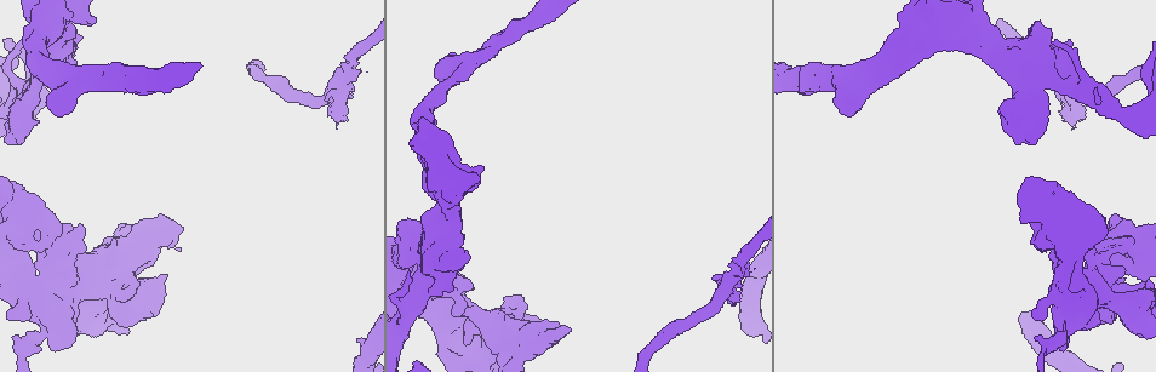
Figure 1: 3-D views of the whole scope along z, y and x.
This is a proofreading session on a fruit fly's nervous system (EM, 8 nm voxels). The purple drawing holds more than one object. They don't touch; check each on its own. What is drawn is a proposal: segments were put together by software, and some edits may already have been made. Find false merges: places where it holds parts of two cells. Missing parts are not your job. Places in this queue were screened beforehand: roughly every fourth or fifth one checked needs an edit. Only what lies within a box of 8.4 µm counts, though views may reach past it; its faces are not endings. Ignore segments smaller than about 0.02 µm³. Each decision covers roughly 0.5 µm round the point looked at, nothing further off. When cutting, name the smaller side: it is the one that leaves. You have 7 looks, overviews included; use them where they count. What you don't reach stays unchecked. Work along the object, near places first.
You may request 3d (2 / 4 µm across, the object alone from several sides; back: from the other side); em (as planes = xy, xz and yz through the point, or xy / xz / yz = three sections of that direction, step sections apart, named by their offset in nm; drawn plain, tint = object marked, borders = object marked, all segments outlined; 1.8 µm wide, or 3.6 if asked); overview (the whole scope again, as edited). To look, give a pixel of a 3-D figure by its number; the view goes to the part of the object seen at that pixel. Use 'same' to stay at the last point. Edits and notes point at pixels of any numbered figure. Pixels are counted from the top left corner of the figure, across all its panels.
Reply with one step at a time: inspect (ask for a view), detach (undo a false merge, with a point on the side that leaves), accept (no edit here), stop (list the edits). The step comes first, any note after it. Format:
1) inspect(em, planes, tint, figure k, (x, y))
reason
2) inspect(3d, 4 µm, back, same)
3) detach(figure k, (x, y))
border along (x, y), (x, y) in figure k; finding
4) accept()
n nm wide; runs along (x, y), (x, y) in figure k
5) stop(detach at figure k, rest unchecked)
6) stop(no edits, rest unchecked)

inspect(3d, 4 µm, figure 1, (431, 263))
closes a loop

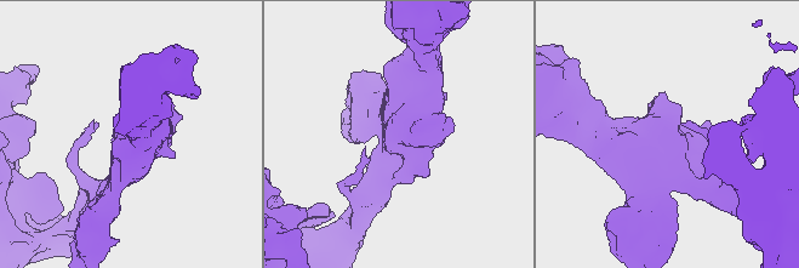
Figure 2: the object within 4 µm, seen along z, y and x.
inspect(em, 3.6 µm, planes, tint, figure 2, (402, 135))
need the tissue

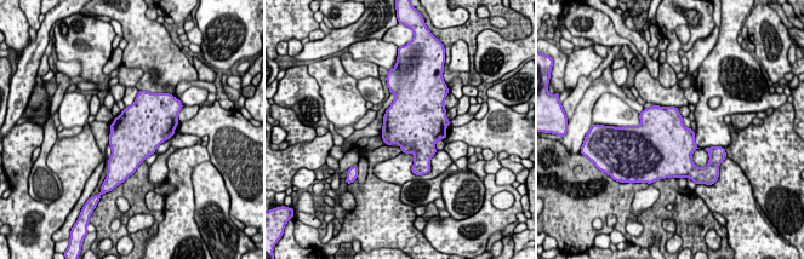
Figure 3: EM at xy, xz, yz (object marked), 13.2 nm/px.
accept()
650 nm wide; continuous, no second cell

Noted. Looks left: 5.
inspect(em, 3.6 µm, yz, step 8, borders, figure 1, (72, 20))
calibre changes

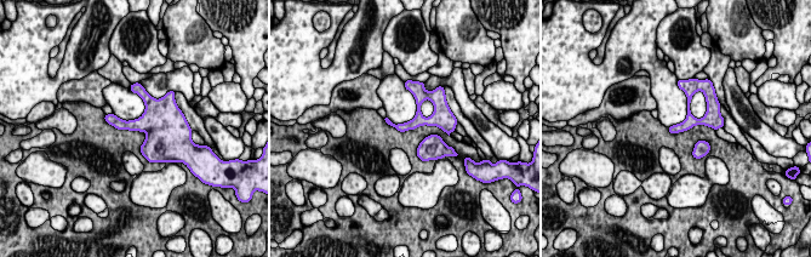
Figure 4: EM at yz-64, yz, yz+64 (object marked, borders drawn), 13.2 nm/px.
inspect(em, 3.6 µm, planes, borders, same)
cut it another way

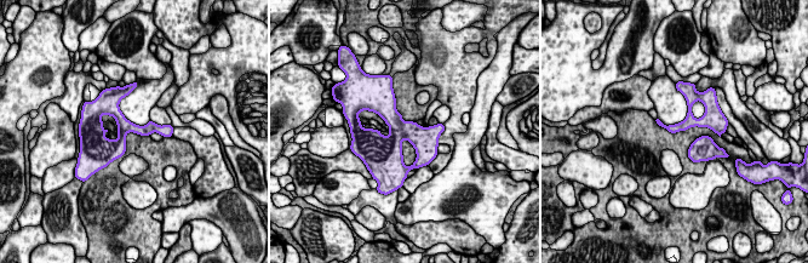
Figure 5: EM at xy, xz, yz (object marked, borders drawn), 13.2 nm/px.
accept()
runs along (98, 129), (107, 142), (127, 129), (168, 131) in figure 5; continuous, no second cell

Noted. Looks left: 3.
inspect(3d, 4 µm, figure 1, (20, 226))
abrupt turn

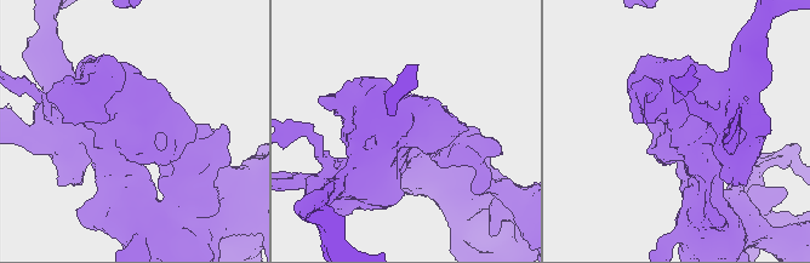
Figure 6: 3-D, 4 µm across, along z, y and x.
inspect(em, 3.6 µm, xy, step 4, tint, figure 6, (134, 128))
need the tissue

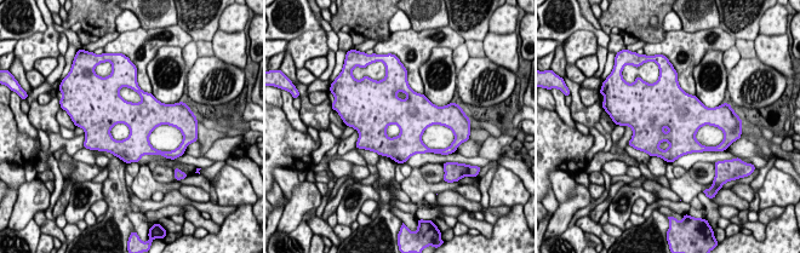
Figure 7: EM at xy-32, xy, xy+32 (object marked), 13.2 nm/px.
inspect(em, 3.6 µm, planes, borders, same)
cut it another way

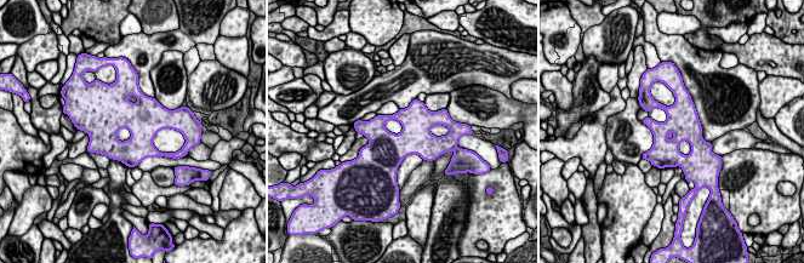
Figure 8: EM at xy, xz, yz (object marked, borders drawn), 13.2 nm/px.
accept()
one cell here

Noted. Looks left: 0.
stop(no edits, rest unchecked)

